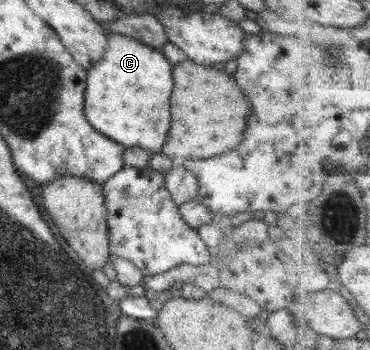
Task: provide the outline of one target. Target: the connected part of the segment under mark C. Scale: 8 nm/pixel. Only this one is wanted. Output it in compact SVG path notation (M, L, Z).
M109 33L108 37L107 49L103 51L101 59L91 69L87 69L83 91L83 115L97 133L124 148L136 147L151 153L159 153L167 137L167 121L169 121L167 97L171 93L171 67L158 49L150 48L119 33Z

